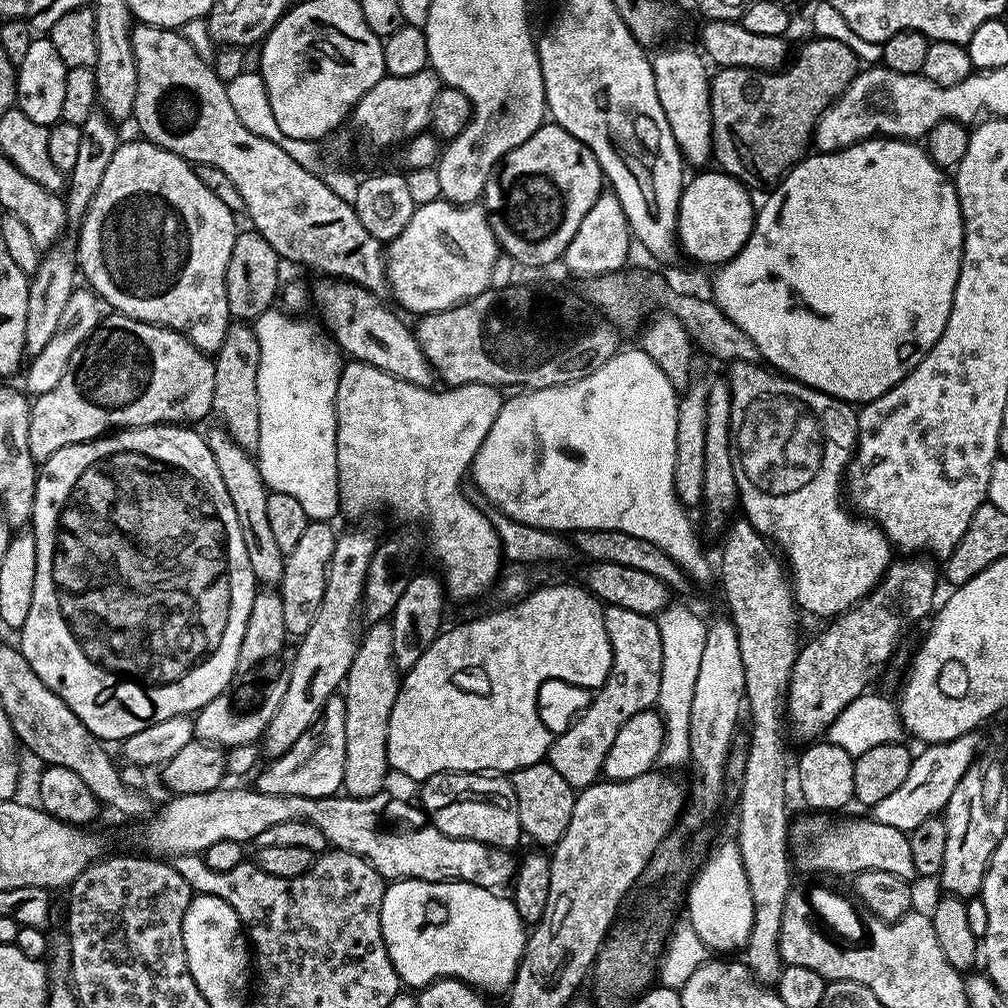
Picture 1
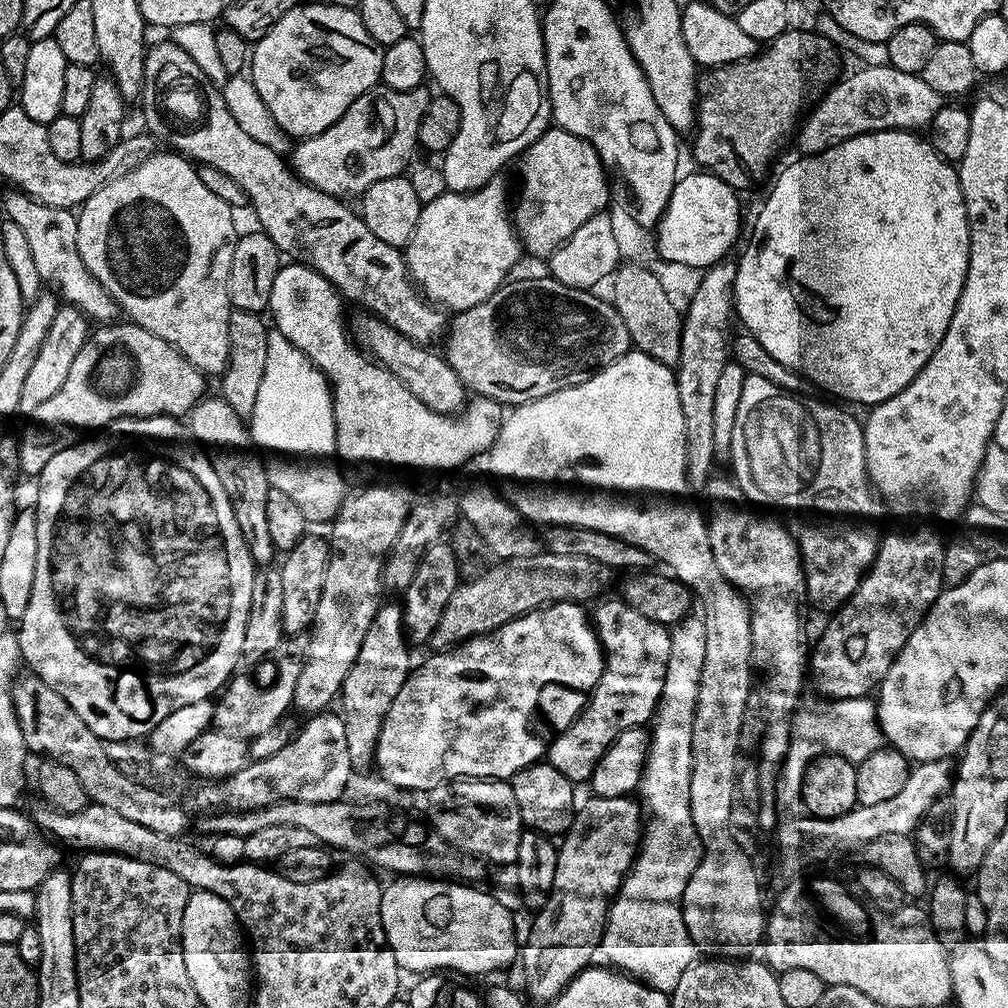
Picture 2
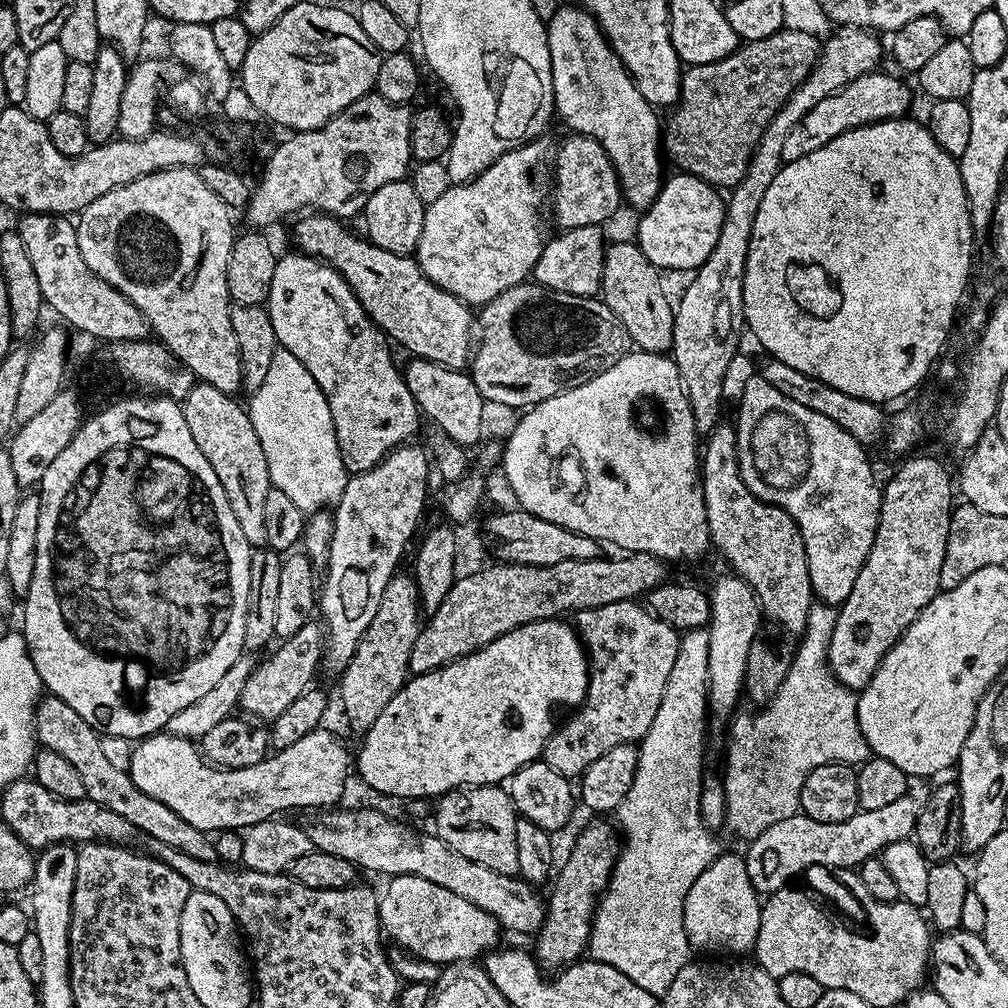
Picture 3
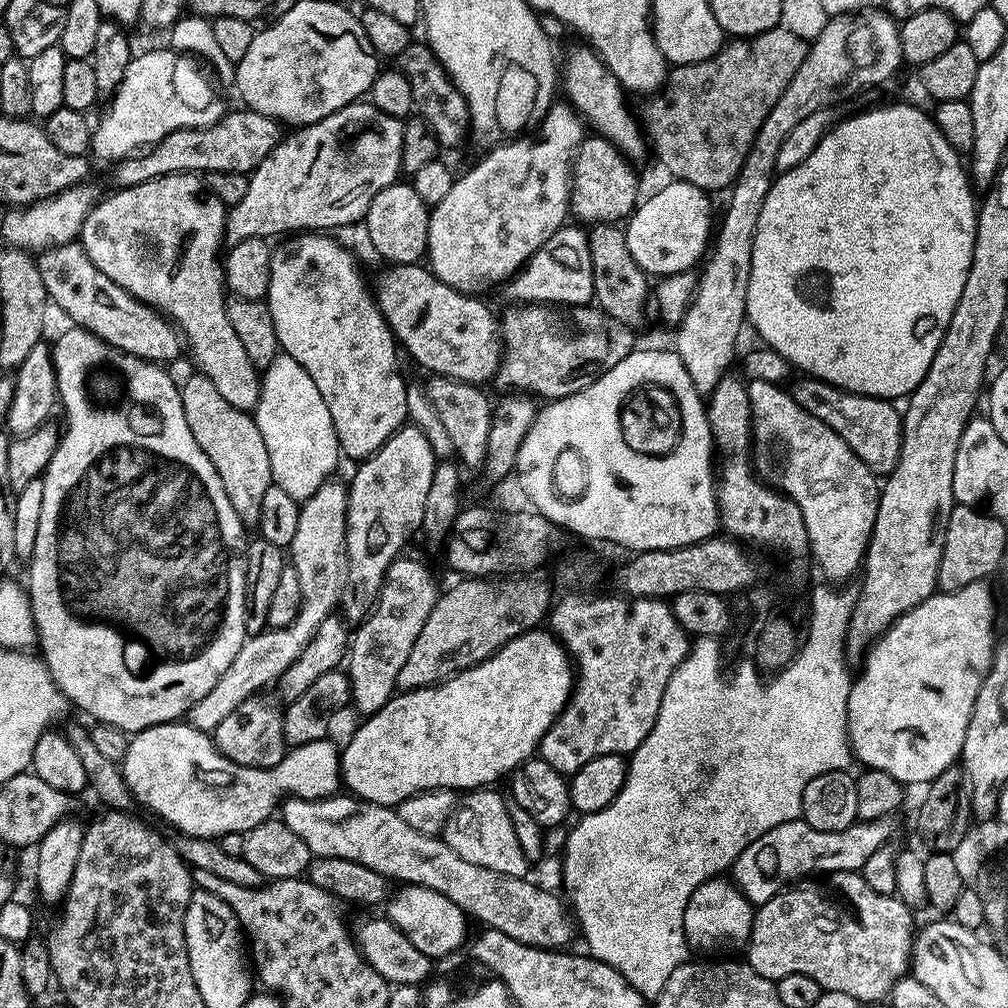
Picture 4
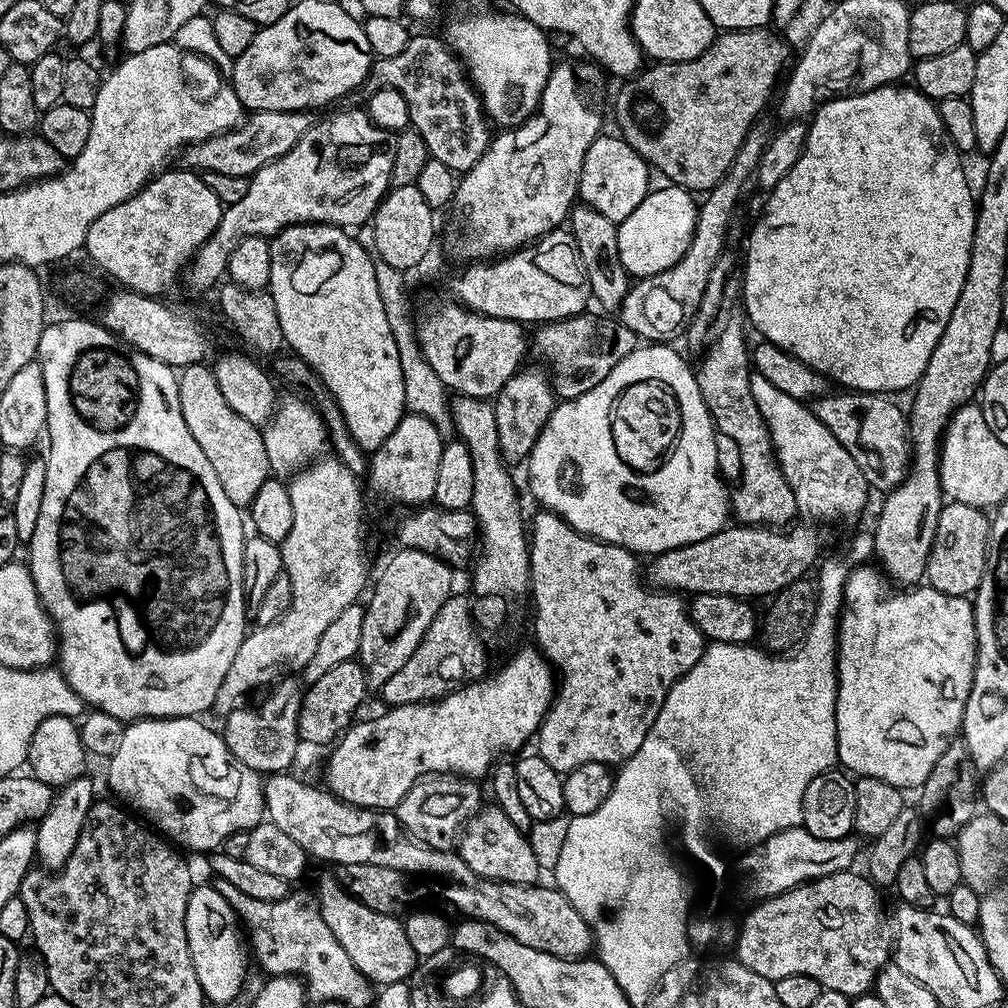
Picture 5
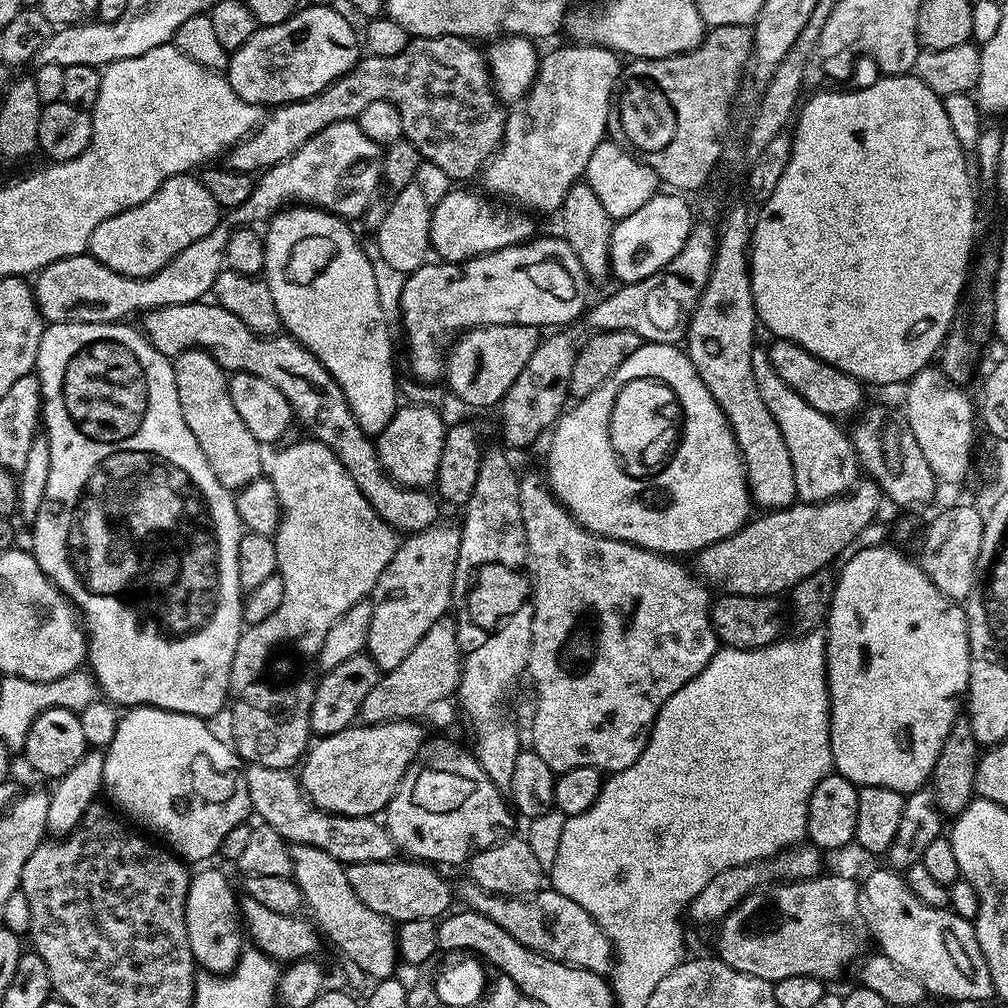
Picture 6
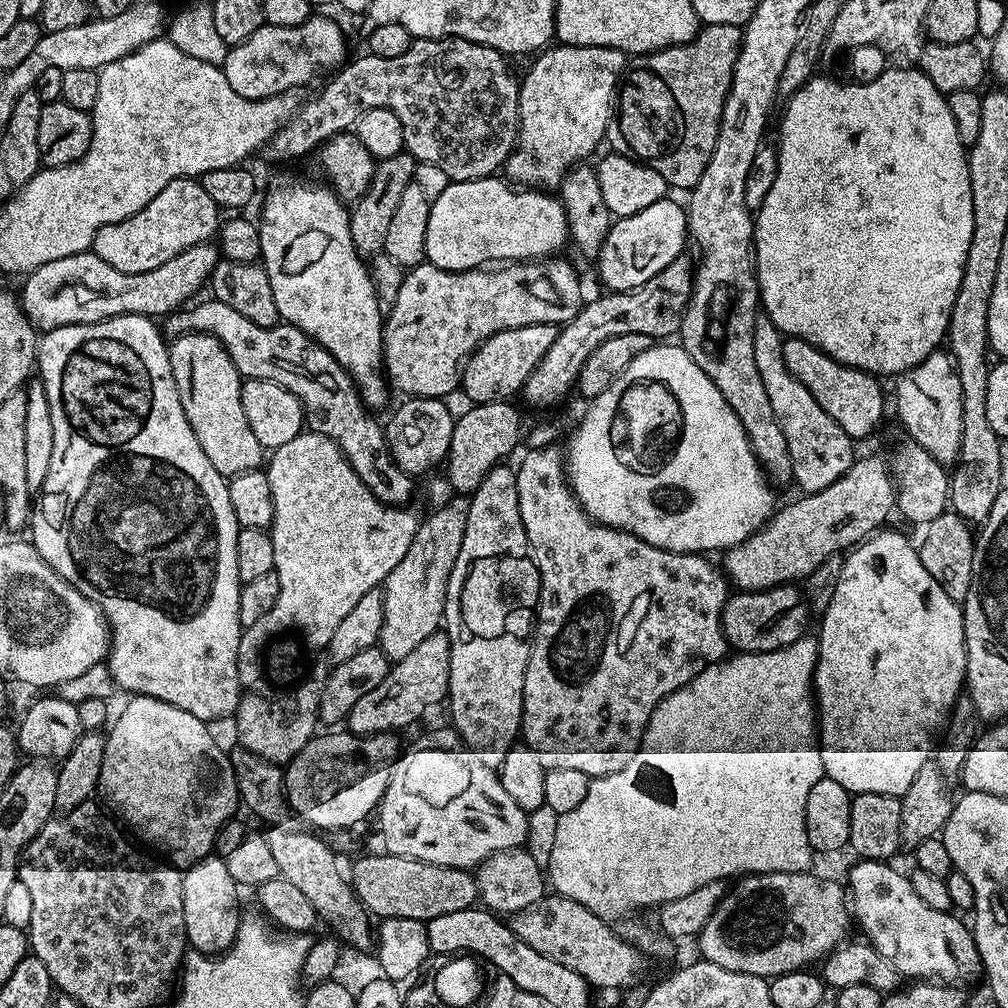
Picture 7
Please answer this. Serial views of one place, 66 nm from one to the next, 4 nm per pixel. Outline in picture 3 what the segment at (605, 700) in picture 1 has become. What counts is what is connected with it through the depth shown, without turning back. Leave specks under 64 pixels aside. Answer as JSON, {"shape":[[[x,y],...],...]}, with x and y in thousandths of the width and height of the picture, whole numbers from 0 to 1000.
{"shape":[[[630,595],[605,597],[605,601],[578,603],[570,608],[569,622],[575,632],[576,639],[584,657],[583,687],[579,689],[575,702],[560,719],[553,721],[548,731],[542,736],[538,753],[554,768],[564,772],[573,772],[585,760],[585,756],[593,756],[601,744],[609,744],[609,740],[631,738],[649,720],[649,708],[653,708],[653,700],[657,696],[657,688],[661,685],[661,677],[665,677],[665,665],[669,665],[669,653],[672,652],[676,628],[657,617],[638,598]]]}

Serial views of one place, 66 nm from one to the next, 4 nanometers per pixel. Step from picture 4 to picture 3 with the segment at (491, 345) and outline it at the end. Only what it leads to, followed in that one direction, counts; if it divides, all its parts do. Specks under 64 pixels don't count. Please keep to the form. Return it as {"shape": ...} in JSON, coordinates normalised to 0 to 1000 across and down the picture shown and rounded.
{"shape":[[[302,212],[293,219],[294,227],[290,234],[299,251],[313,254],[313,257],[326,262],[351,288],[355,300],[363,308],[365,314],[377,325],[390,342],[398,341],[403,348],[415,357],[435,359],[443,365],[459,366],[465,360],[470,348],[470,310],[463,302],[459,302],[450,292],[431,284],[423,272],[419,272],[417,262],[409,254],[387,252],[387,248],[379,248],[379,244],[371,244],[368,238],[354,233],[343,224],[340,217],[320,212]]]}

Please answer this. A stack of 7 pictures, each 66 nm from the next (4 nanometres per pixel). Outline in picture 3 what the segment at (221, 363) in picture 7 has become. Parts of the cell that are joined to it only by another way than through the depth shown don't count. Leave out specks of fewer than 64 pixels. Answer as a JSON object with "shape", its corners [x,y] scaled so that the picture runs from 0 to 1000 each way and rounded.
{"shape":[[[194,379],[183,393],[181,404],[185,423],[188,423],[188,431],[192,438],[196,438],[196,446],[204,450],[204,458],[208,458],[212,470],[216,470],[216,478],[220,478],[220,486],[224,486],[224,498],[228,498],[228,506],[232,506],[236,522],[240,522],[240,531],[251,545],[255,545],[264,541],[260,501],[271,482],[268,462],[264,462],[264,449],[260,446],[260,438],[256,438],[250,414],[246,412],[245,404],[241,400],[238,402],[234,396],[233,392],[212,383]]]}

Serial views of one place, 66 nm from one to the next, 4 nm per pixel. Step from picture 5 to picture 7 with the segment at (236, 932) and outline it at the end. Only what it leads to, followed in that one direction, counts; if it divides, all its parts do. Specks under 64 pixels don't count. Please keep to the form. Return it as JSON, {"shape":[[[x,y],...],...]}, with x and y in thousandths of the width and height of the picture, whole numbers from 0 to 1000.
{"shape":[[[207,847],[183,865],[181,907],[185,911],[187,936],[193,943],[221,946],[230,938],[238,918],[240,900],[232,871],[228,871],[225,852]]]}

